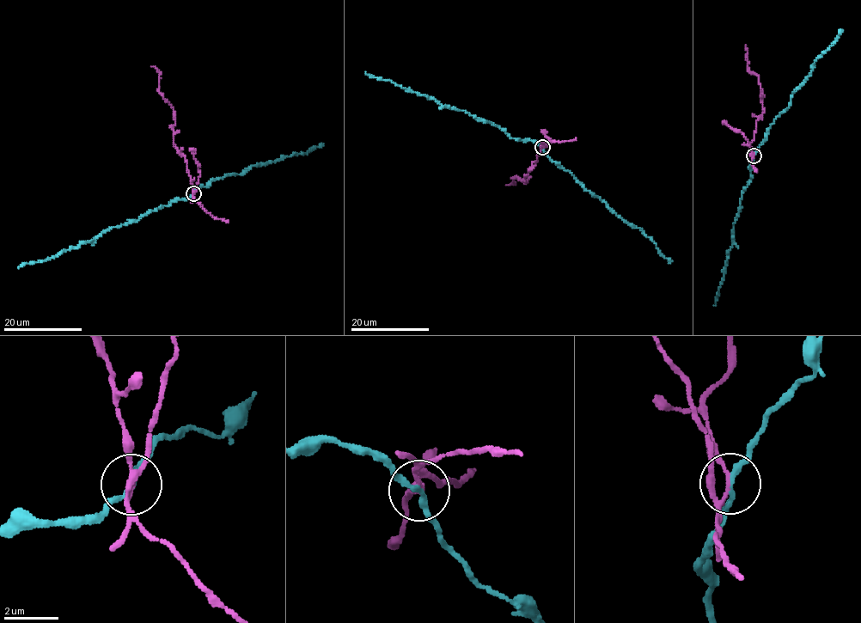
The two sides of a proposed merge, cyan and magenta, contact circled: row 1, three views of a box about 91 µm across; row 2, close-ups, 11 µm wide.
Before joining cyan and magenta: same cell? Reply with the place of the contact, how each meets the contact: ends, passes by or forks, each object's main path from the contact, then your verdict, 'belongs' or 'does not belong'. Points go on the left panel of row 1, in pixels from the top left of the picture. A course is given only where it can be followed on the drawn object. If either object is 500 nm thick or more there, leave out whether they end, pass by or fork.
place (193, 193); cyan passes by; magenta forks; course cyan (193, 193), (186, 198), (175, 199), (137, 220), (113, 227), (76, 247), (45, 260), (24, 264), (18, 268); course magenta (193, 193), (186, 156), (173, 142), (174, 108), (158, 91), (159, 72), (151, 66); does not belong

